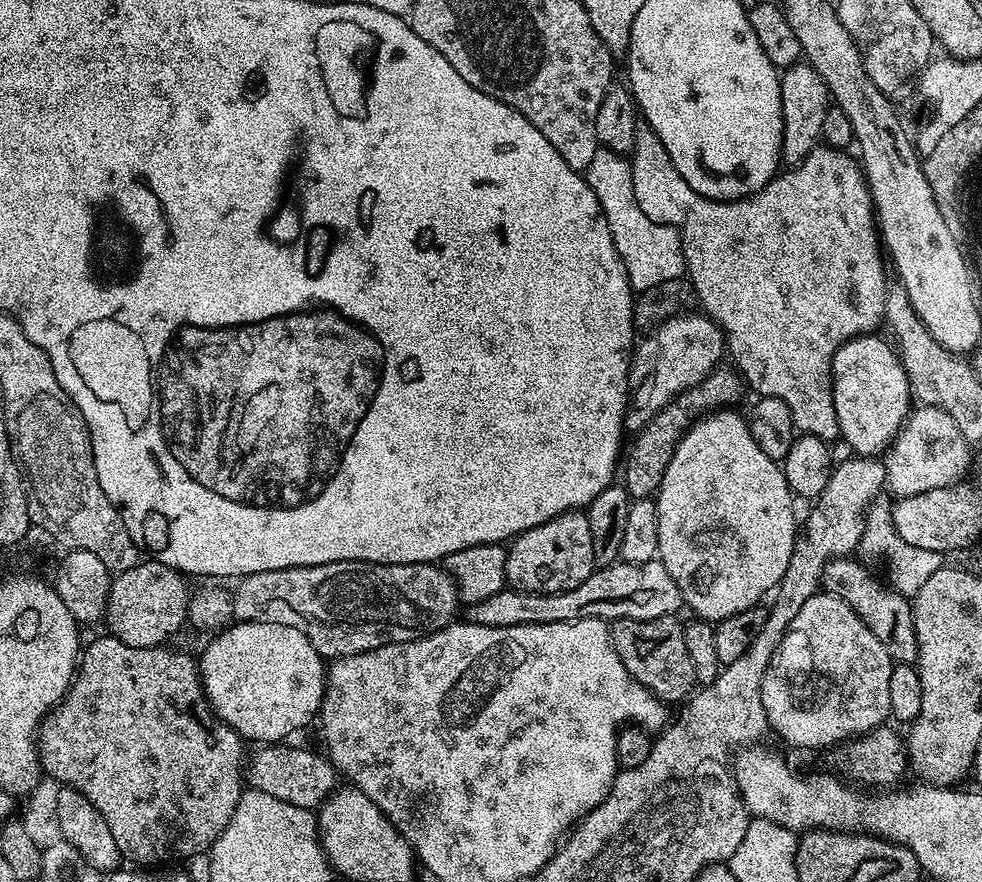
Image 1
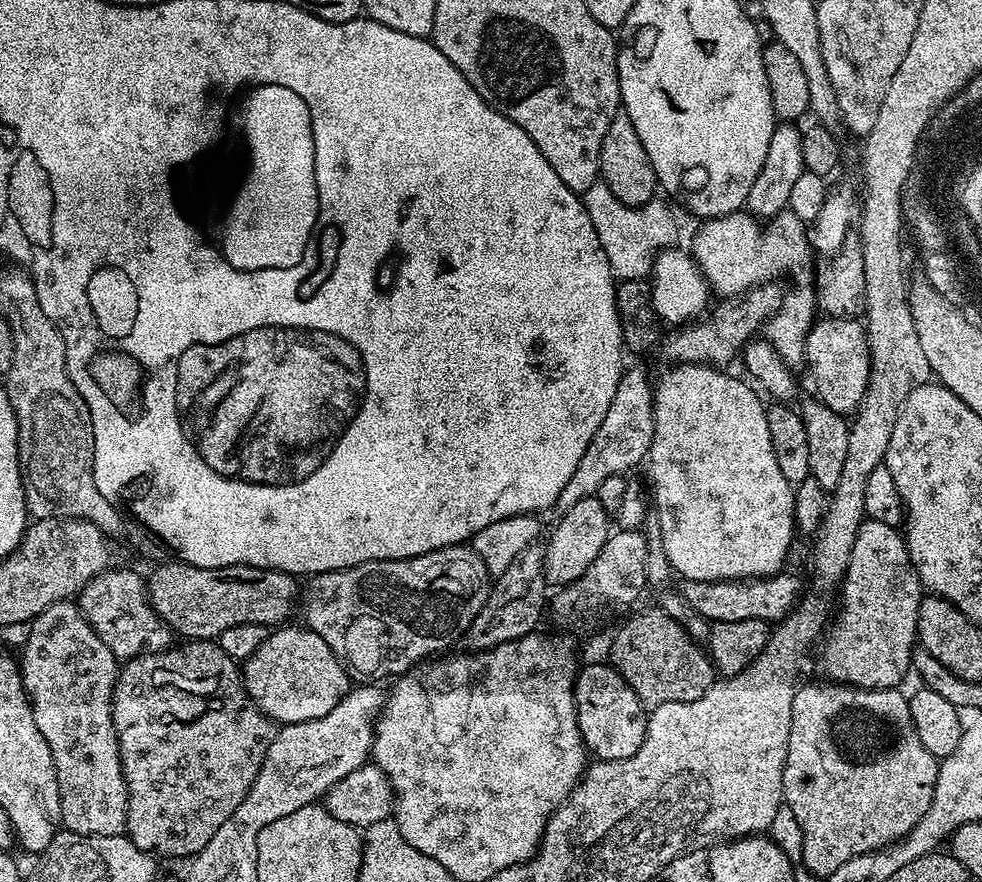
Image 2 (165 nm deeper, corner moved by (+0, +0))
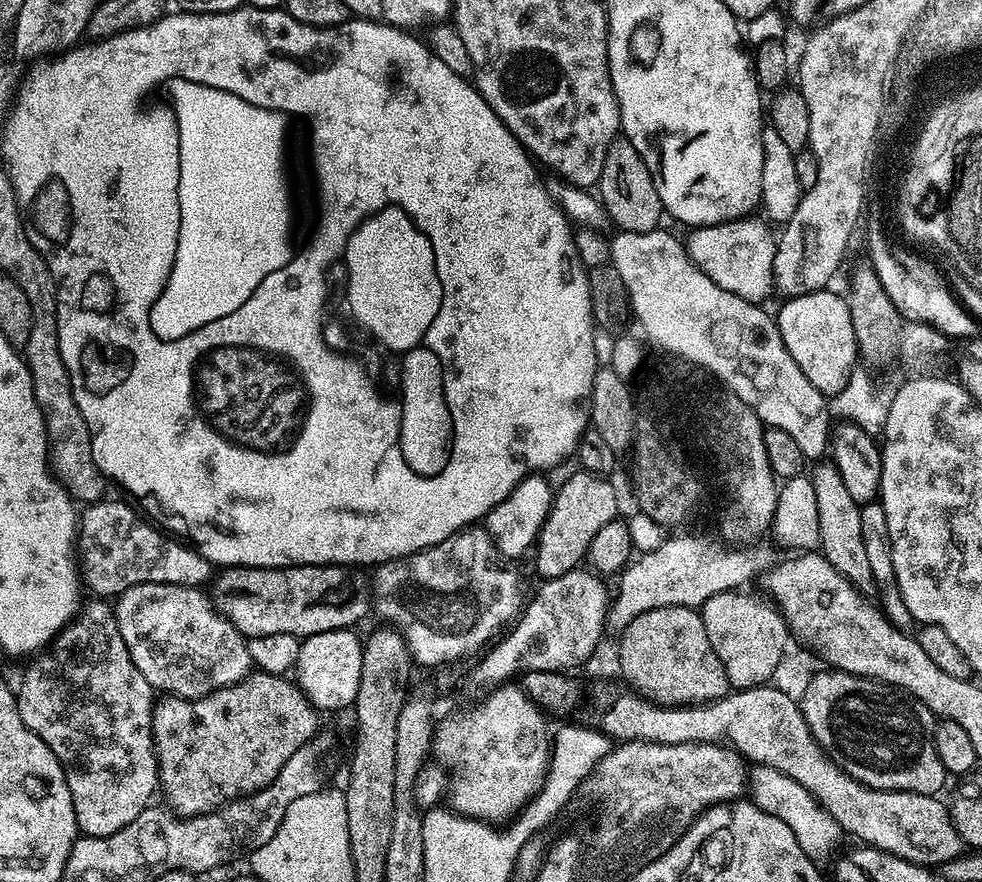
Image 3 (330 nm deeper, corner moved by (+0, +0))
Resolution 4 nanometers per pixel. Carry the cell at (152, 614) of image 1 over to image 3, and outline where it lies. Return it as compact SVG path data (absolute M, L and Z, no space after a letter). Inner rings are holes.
M299 564L298 566L290 566L289 568L242 568L239 566L228 566L223 569L224 572L220 577L217 575L211 581L212 594L210 592L210 603L212 607L227 619L237 631L245 638L254 636L265 636L266 634L290 634L297 638L305 636L313 636L314 634L322 634L323 632L333 632L339 628L351 629L352 624L356 624L363 618L368 608L370 610L370 584L367 579L364 580L360 576L355 576L351 567L343 564Z

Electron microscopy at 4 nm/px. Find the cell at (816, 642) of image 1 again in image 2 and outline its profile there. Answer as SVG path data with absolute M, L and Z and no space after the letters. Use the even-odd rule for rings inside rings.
M865 519L856 535L843 588L840 613L837 616L835 613L823 637L825 670L833 681L854 688L897 687L912 667L922 599L922 585L899 527L891 528L886 522Z

